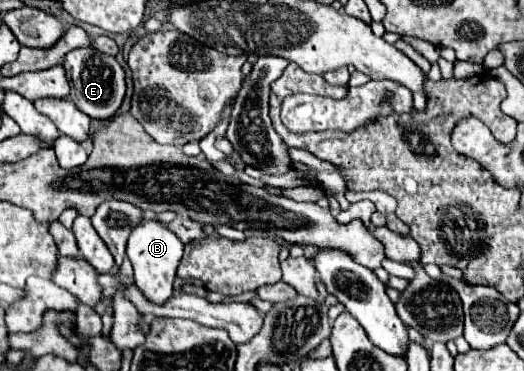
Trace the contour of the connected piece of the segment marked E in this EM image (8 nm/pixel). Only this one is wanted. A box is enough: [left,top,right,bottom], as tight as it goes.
[65,48,125,120]

